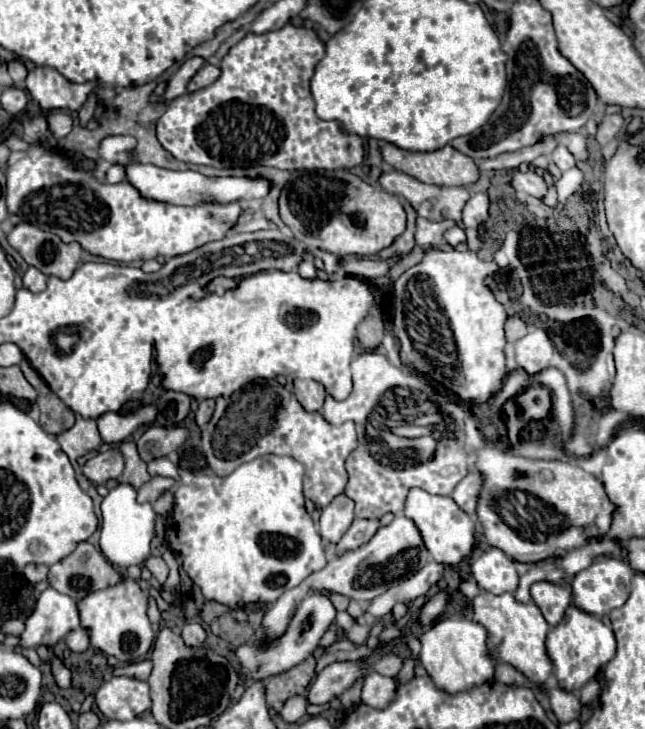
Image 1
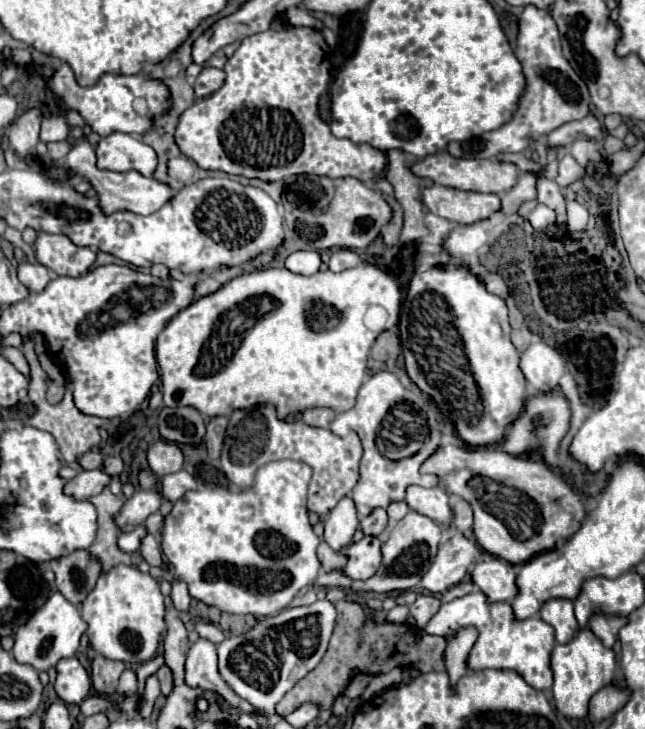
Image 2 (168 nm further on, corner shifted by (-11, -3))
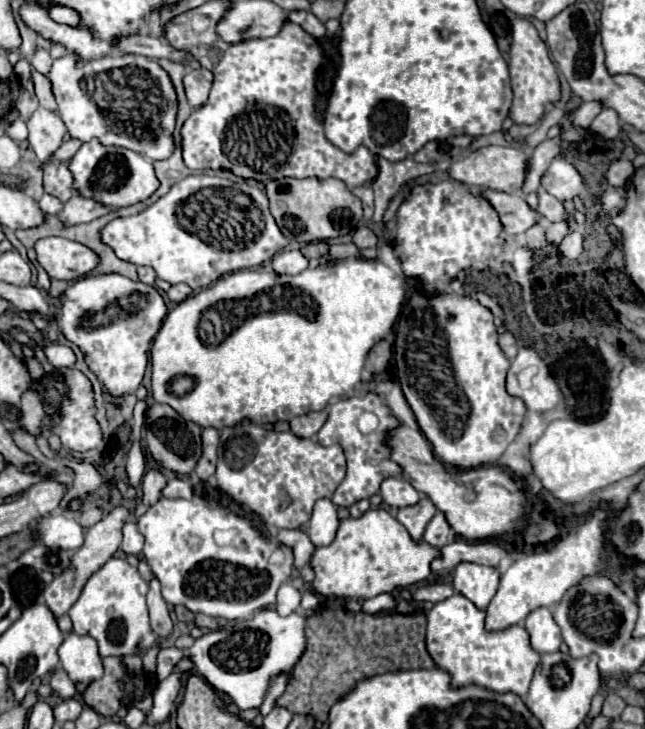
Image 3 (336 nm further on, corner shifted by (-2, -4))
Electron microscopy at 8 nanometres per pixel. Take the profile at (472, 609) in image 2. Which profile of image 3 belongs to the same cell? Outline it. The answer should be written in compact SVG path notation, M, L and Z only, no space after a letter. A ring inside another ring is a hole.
M454 594L428 612L428 634L426 646L436 666L450 672L452 686L478 684L494 692L516 692L526 696L534 670L540 664L540 652L530 648L530 634L524 626L510 626L500 632L484 628L486 612L478 610L466 596Z

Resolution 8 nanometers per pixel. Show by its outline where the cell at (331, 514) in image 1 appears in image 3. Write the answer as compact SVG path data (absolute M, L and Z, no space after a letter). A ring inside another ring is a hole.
M322 498L316 502L310 524L308 524L308 536L316 548L320 546L330 546L334 542L336 530L338 530L340 518L338 510L332 504L330 498Z

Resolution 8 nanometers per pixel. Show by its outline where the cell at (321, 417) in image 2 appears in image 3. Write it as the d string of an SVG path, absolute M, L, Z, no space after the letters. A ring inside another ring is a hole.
M308 412L308 414L296 416L296 418L290 422L290 430L292 430L296 436L310 438L310 436L314 436L314 434L322 428L324 422L326 422L326 412Z

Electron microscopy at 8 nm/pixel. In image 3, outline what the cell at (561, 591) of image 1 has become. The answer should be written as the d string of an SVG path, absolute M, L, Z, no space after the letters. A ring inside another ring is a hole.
M542 606L530 612L524 626L530 632L530 644L534 650L538 650L540 654L560 650L562 634L560 634L558 624L554 624L550 608Z

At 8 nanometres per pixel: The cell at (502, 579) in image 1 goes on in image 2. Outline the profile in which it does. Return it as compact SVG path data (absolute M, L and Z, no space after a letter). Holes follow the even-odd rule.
M499 557L479 561L471 571L471 579L491 603L511 601L515 597L515 567Z

